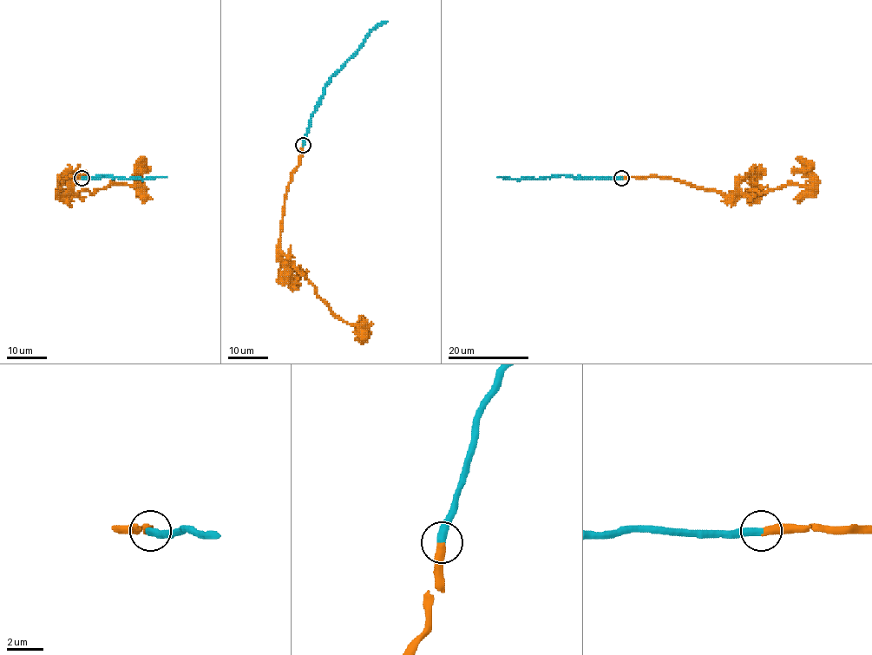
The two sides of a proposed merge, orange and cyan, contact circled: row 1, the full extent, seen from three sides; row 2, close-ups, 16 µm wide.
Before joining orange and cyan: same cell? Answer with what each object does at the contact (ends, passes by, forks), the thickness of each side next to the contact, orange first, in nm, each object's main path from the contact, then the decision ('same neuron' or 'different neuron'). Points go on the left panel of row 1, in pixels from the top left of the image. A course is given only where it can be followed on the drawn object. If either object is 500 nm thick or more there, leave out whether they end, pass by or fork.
orange ends; cyan ends; calibres 420 and 440 nm; course orange (81, 177), (67, 177), (59, 196), (81, 190), (94, 193), (111, 184), (144, 189), (142, 173); course cyan (82, 177), (166, 176); same neuron

